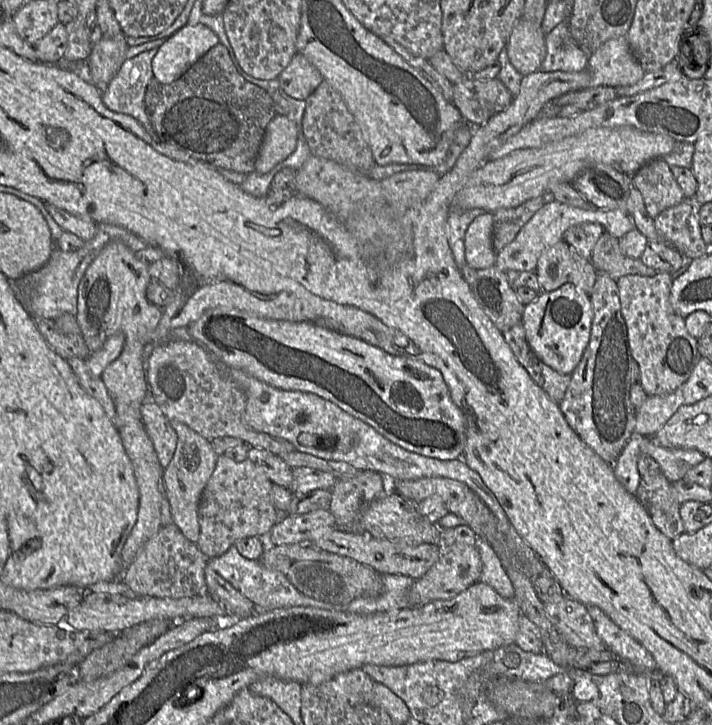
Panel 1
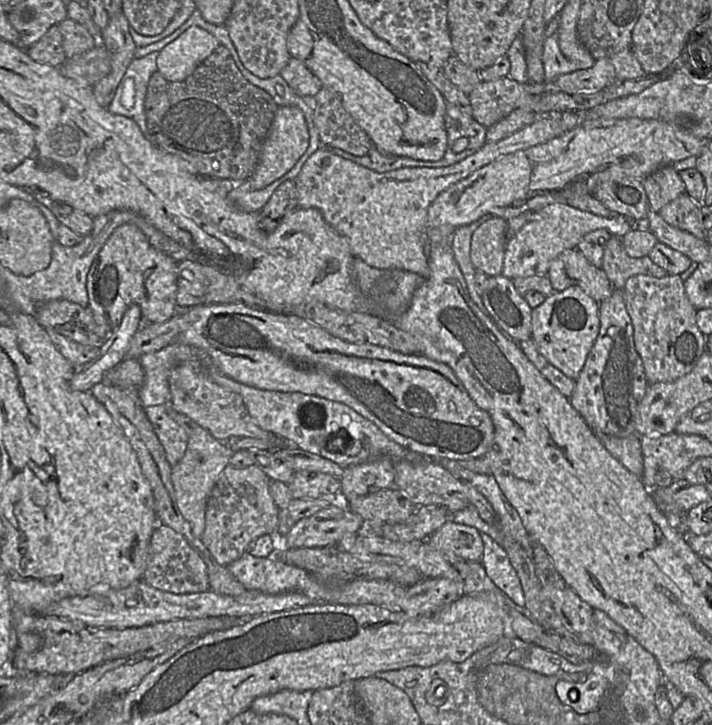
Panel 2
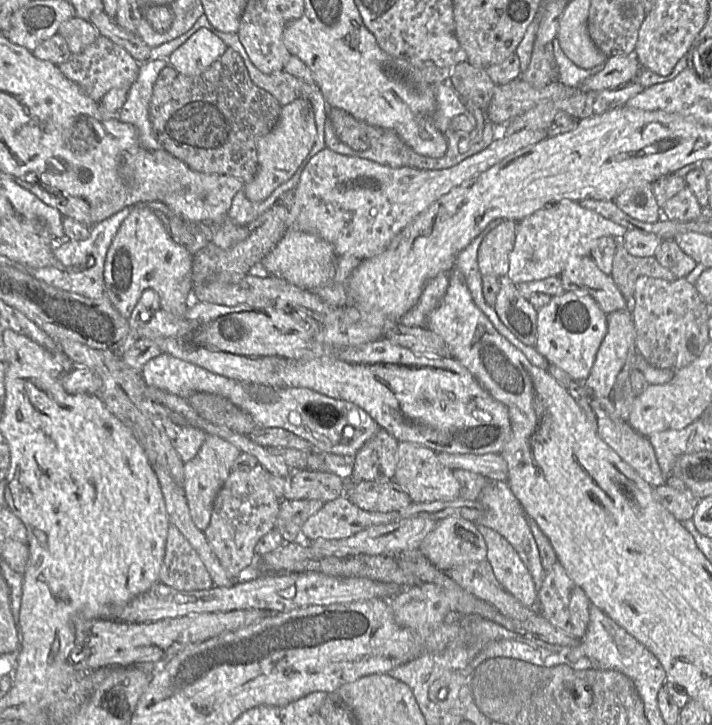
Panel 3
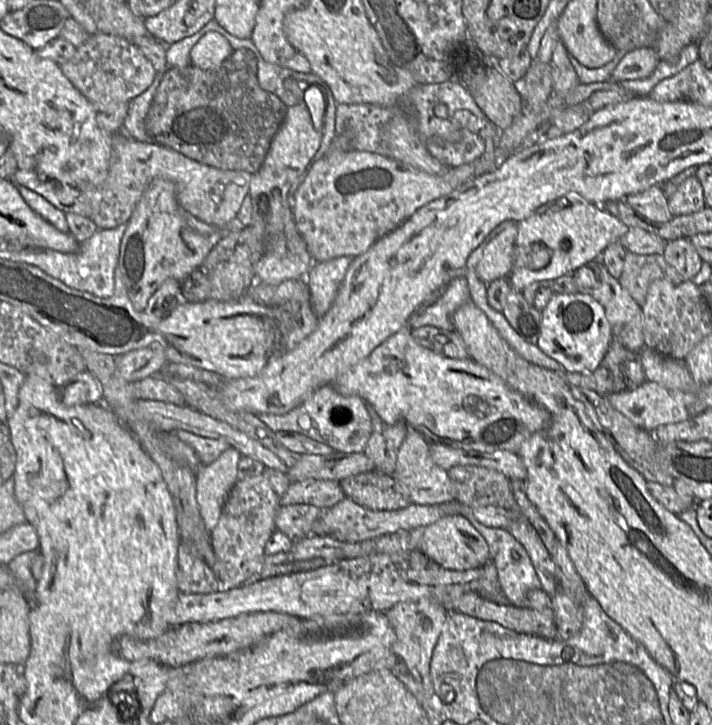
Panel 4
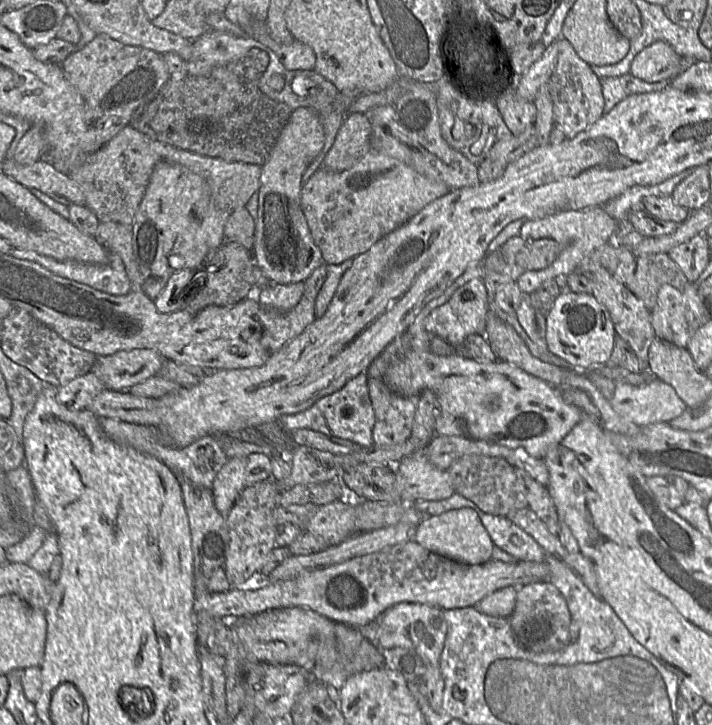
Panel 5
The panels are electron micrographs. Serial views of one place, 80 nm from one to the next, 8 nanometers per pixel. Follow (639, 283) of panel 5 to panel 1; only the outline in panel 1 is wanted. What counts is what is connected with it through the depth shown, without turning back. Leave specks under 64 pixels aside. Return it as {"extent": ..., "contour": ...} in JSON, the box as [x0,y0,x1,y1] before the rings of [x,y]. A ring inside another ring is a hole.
{"extent":[590,231,660,281],"contour":[[[606,231],[596,242],[590,261],[598,271],[607,273],[615,281],[626,275],[654,276],[660,272],[646,266],[640,258],[635,259],[623,254],[619,239]]]}

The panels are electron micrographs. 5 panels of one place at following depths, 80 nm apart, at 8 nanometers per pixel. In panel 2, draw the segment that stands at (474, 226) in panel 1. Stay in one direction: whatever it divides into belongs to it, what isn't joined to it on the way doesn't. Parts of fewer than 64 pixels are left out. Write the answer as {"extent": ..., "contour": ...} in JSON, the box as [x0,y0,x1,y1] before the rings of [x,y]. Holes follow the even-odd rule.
{"extent":[470,216,507,277],"contour":[[[490,216],[473,232],[470,244],[470,259],[476,270],[489,277],[502,274],[507,220],[499,216]]]}

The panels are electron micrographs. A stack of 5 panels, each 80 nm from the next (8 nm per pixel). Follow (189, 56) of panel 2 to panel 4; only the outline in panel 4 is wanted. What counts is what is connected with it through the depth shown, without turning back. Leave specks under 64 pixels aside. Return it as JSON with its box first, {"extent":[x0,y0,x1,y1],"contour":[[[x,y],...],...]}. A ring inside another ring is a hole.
{"extent":[190,32,231,70],"contour":[[[207,32],[190,52],[191,65],[203,70],[219,67],[231,53],[229,42],[216,32]]]}

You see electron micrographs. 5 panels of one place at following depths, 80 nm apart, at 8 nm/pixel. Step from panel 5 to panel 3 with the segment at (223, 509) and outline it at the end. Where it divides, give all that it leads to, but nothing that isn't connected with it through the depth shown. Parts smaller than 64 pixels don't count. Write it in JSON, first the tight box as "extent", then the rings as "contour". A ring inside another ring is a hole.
{"extent":[183,434,242,532],"contour":[[[207,434],[204,443],[196,456],[184,464],[183,490],[187,500],[190,515],[196,527],[204,532],[211,519],[215,498],[227,480],[234,461],[242,452],[230,442]]]}

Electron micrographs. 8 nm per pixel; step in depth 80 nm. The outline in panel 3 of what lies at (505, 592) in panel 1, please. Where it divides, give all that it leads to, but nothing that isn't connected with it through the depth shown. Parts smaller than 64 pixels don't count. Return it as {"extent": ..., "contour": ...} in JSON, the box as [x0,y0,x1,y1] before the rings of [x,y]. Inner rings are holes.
{"extent":[476,524,538,608],"contour":[[[476,524],[486,547],[486,560],[491,564],[496,580],[523,606],[534,608],[538,591],[534,580],[513,546],[498,532]]]}

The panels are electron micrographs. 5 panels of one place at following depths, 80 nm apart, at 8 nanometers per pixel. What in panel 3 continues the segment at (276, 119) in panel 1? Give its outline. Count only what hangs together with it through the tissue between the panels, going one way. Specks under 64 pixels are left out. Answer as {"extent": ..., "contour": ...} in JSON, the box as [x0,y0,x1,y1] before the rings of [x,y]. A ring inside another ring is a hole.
{"extent":[244,99,316,202],"contour":[[[299,99],[283,106],[275,127],[258,141],[258,171],[244,186],[246,197],[251,202],[262,202],[277,187],[289,180],[312,150],[316,136],[314,112],[307,101]]]}

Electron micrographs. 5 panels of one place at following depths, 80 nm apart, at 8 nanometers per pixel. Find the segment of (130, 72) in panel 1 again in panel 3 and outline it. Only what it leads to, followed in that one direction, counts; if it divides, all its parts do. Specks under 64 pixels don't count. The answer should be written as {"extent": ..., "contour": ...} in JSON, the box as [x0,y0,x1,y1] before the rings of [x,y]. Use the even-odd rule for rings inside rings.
{"extent":[117,58,167,150],"contour":[[[151,58],[143,63],[140,63],[137,78],[128,88],[125,103],[119,110],[117,115],[117,118],[121,122],[130,123],[137,129],[140,147],[143,147],[147,150],[161,149],[161,145],[156,139],[151,126],[149,109],[153,86],[157,80],[159,73],[167,65],[167,60]]]}

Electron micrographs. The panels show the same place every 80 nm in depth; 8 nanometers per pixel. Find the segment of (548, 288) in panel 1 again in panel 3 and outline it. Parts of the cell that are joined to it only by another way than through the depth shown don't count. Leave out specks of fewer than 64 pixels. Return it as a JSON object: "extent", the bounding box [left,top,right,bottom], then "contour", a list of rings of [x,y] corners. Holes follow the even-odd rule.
{"extent":[559,255,628,315],"contour":[[[589,255],[570,259],[559,277],[565,291],[592,296],[606,315],[628,308],[612,276],[601,271]]]}

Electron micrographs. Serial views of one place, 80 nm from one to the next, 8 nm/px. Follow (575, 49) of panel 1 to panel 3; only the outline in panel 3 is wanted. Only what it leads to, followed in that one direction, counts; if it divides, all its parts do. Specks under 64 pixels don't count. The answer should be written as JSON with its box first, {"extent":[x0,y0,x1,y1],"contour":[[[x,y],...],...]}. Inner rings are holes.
{"extent":[551,38,603,87],"contour":[[[558,38],[551,42],[554,57],[554,79],[571,87],[579,87],[589,76],[602,70],[603,64],[585,69],[577,66],[563,52]]]}

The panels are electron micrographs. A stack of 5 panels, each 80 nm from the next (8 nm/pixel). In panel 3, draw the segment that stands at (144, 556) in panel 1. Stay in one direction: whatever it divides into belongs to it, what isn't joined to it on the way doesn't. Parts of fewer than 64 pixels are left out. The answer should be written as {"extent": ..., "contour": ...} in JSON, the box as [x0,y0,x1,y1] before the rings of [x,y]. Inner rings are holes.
{"extent":[159,525,214,591],"contour":[[[173,525],[168,528],[159,582],[180,591],[207,590],[214,586],[197,552]]]}

